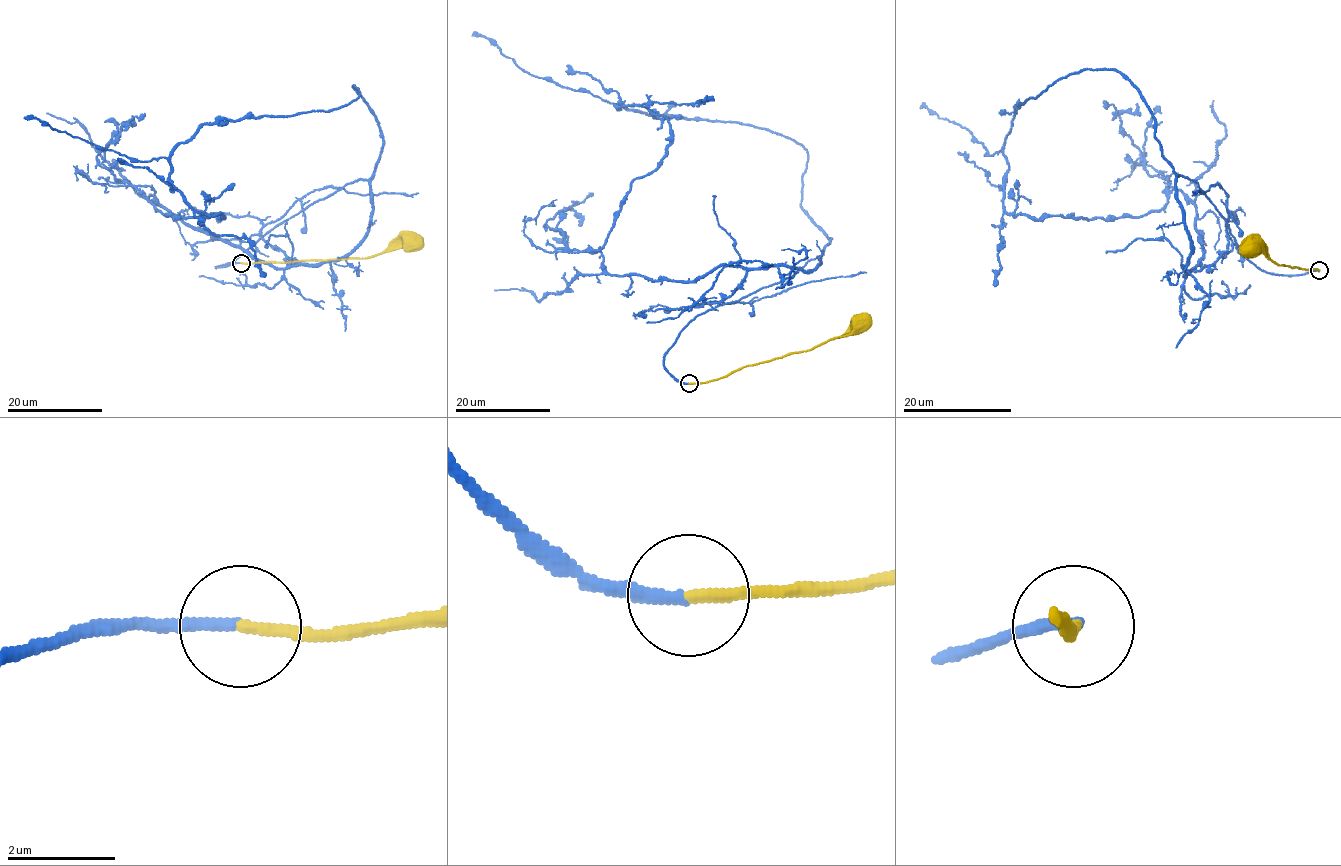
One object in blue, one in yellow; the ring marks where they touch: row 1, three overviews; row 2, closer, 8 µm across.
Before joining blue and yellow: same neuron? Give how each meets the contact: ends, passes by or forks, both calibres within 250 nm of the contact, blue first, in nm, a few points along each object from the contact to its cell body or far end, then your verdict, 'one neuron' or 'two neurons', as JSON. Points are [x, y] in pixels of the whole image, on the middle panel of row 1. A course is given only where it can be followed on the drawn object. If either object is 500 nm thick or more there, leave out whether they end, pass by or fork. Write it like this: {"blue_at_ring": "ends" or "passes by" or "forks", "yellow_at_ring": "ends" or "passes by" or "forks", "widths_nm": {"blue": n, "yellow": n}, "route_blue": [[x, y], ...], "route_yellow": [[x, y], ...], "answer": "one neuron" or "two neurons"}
{"blue_at_ring": "ends", "yellow_at_ring": "ends", "widths_nm": {"blue": 220, "yellow": 200}, "route_blue": [[689, 384], [663, 365], [680, 332], [831, 240], [801, 207], [807, 152], [567, 89], [472, 33]], "route_yellow": [[689, 384], [712, 381], [747, 366], [810, 350], [831, 339], [847, 336], [854, 323]], "answer": "one neuron"}

